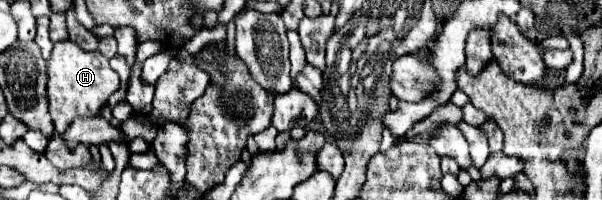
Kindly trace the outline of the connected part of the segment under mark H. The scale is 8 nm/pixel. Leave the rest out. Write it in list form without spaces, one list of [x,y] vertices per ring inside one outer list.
[[[57,42],[51,58],[47,60],[47,96],[49,96],[49,114],[55,124],[55,132],[61,134],[73,118],[77,116],[97,116],[101,108],[107,104],[107,98],[120,87],[117,72],[111,70],[109,60],[101,52],[85,52],[73,42]]]

